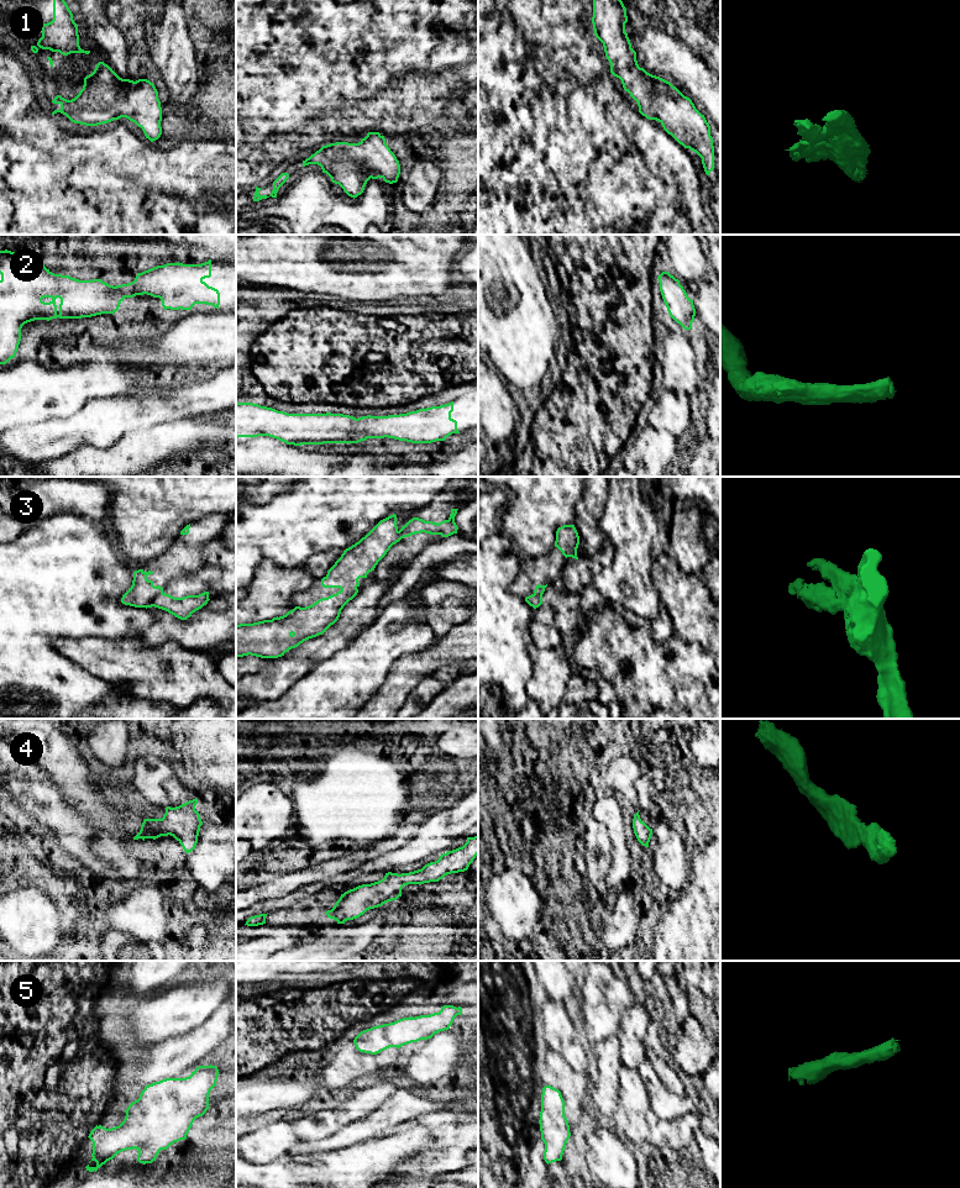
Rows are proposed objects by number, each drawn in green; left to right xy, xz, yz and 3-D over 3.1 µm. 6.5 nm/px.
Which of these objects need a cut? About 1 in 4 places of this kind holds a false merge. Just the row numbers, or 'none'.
3

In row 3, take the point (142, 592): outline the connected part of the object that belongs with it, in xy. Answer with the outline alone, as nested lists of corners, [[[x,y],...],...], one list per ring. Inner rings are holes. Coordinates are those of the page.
[[[138,569],[133,572],[133,580],[131,588],[122,595],[121,603],[135,608],[152,608],[153,599],[163,592],[163,588],[153,585],[147,577],[153,572],[145,572]]]

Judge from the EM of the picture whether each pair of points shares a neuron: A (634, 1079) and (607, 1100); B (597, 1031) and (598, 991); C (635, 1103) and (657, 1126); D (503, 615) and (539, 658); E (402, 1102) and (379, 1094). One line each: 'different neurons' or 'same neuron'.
A: different neurons
B: same neuron
C: different neurons
D: different neurons
E: different neurons

